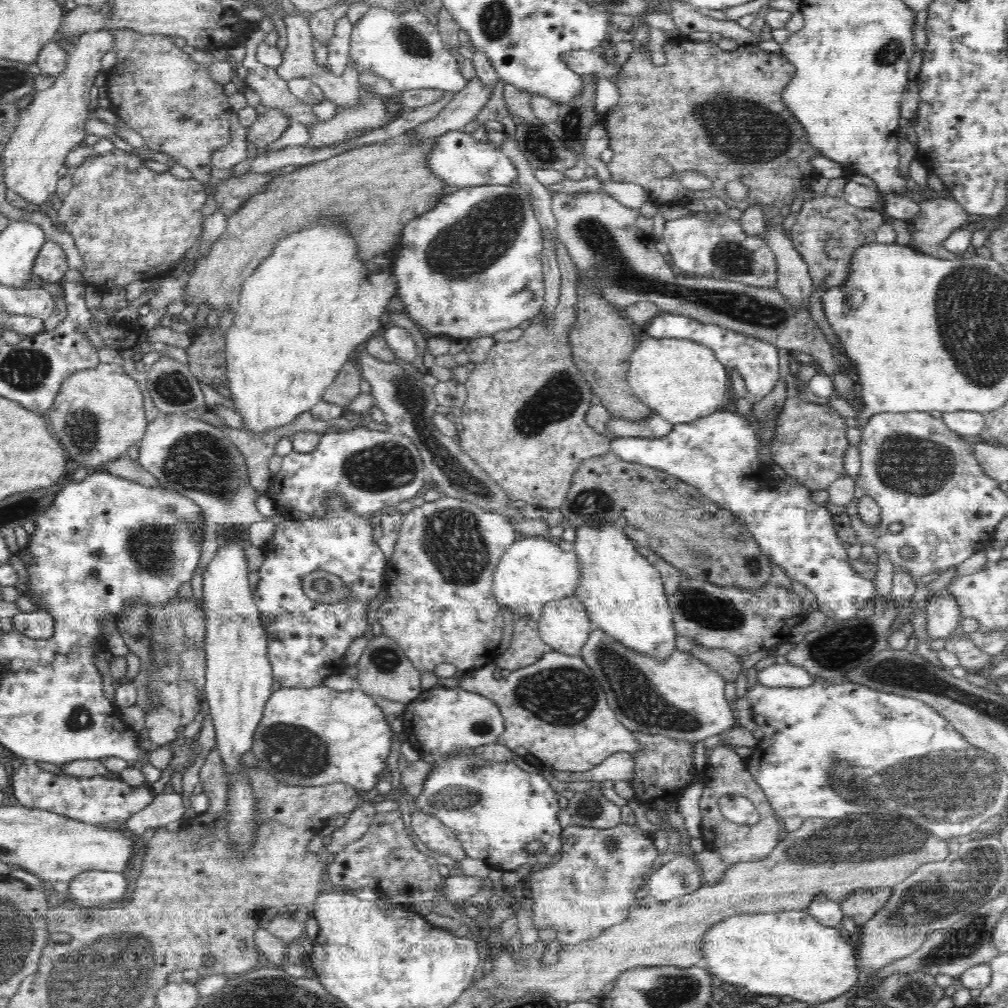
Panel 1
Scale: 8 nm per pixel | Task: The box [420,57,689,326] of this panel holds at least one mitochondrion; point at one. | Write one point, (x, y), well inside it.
(484, 236)

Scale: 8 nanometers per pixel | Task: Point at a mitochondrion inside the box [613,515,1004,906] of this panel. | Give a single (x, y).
(845, 841)

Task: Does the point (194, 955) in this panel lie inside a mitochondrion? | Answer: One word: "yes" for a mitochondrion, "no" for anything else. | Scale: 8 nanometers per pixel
no

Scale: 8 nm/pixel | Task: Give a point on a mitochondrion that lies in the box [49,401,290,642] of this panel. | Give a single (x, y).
(197, 461)

